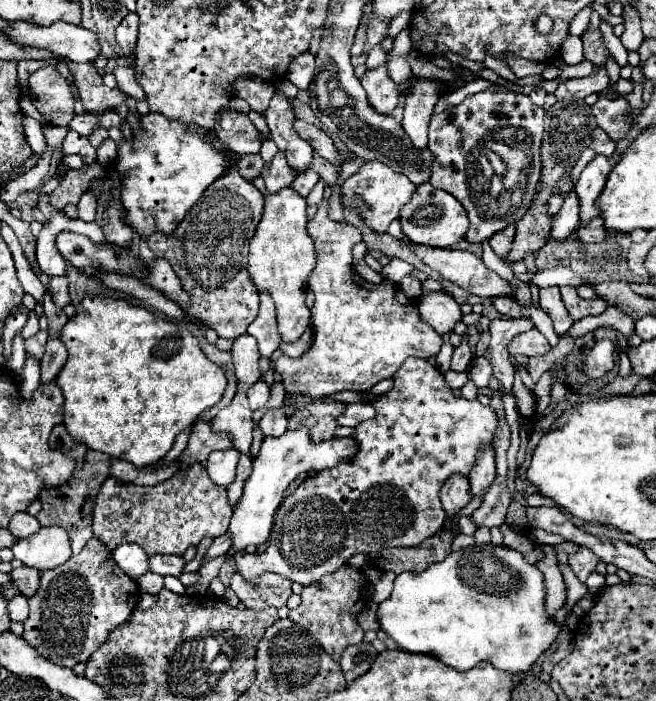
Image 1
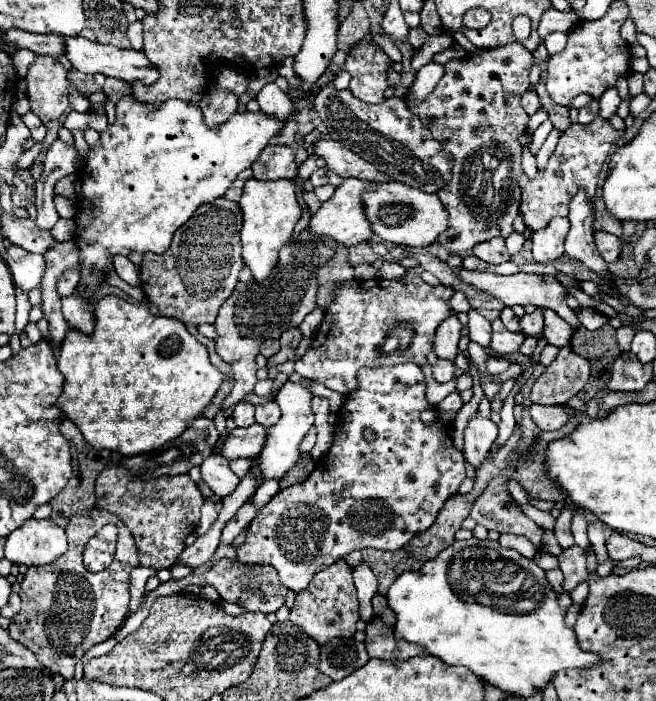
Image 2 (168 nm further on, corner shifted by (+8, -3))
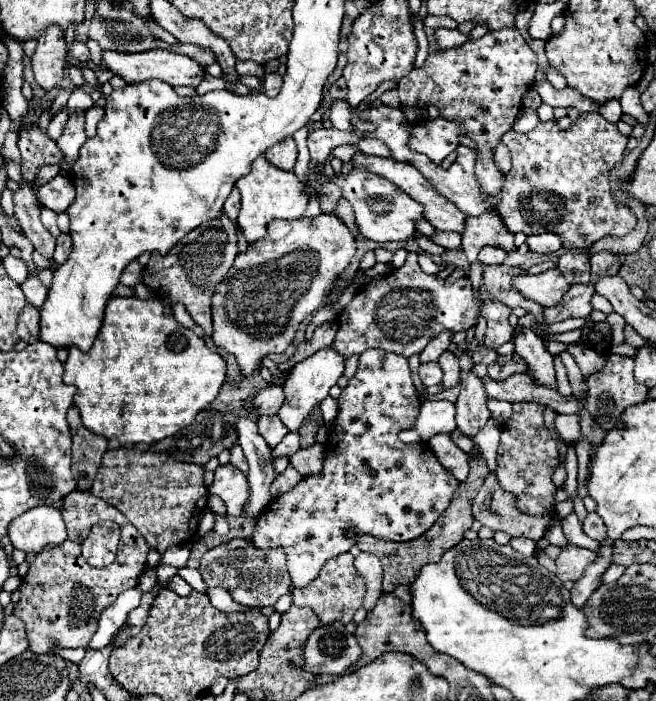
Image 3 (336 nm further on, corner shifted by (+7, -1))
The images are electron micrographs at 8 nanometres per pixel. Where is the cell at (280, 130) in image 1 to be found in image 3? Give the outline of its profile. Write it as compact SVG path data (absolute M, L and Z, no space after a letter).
M271 73L271 75L265 75L265 79L263 79L263 93L267 95L267 97L275 97L277 93L279 93L279 89L281 89L281 75L279 73Z

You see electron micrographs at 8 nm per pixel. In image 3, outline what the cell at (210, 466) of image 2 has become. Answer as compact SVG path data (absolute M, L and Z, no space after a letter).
M231 463L219 465L213 471L213 475L215 479L209 485L209 493L219 495L225 501L229 515L239 517L243 505L247 503L247 493L249 493L247 477L241 471L237 471L237 467L233 467Z

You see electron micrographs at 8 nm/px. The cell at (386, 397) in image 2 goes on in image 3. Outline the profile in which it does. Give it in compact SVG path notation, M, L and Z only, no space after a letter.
M369 349L359 355L361 363L357 373L349 379L349 385L339 395L339 413L325 443L327 455L323 469L317 475L303 477L291 491L279 495L257 517L251 543L259 549L283 549L287 555L287 569L293 587L305 587L311 583L327 559L347 553L355 545L355 537L347 537L345 529L353 527L357 535L373 535L385 541L411 541L423 535L439 515L449 507L459 481L447 471L431 451L427 443L405 445L397 439L397 433L405 427L413 427L421 399L411 381L411 369L405 357L393 355L381 349Z

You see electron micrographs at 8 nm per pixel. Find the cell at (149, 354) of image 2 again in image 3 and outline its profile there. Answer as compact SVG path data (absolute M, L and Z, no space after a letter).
M111 297L105 308L103 327L91 351L83 353L77 347L69 347L69 357L63 367L63 381L77 387L73 399L85 427L105 439L117 439L121 445L157 443L175 435L193 423L195 415L217 397L225 381L223 357L211 351L193 331L181 327L171 307L163 305L159 299L137 297Z

